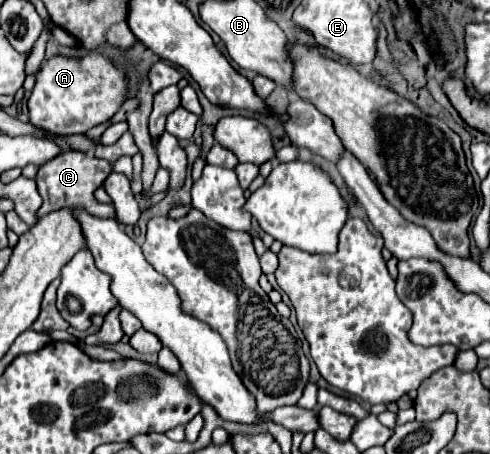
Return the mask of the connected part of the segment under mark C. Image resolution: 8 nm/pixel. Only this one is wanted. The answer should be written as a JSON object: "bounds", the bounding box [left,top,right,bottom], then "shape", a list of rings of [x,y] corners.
{"bounds":[36,150,114,218],"shape":[[[78,150],[62,152],[54,160],[42,164],[40,170],[38,170],[38,176],[36,176],[38,192],[40,192],[42,200],[44,200],[42,208],[38,210],[38,216],[46,216],[50,212],[62,210],[62,208],[82,206],[94,216],[114,218],[114,208],[110,208],[108,204],[100,204],[94,198],[94,190],[98,190],[104,184],[104,180],[110,176],[110,172],[112,172],[112,164],[108,160],[100,160],[100,158],[94,158],[92,154],[78,152]]]}

